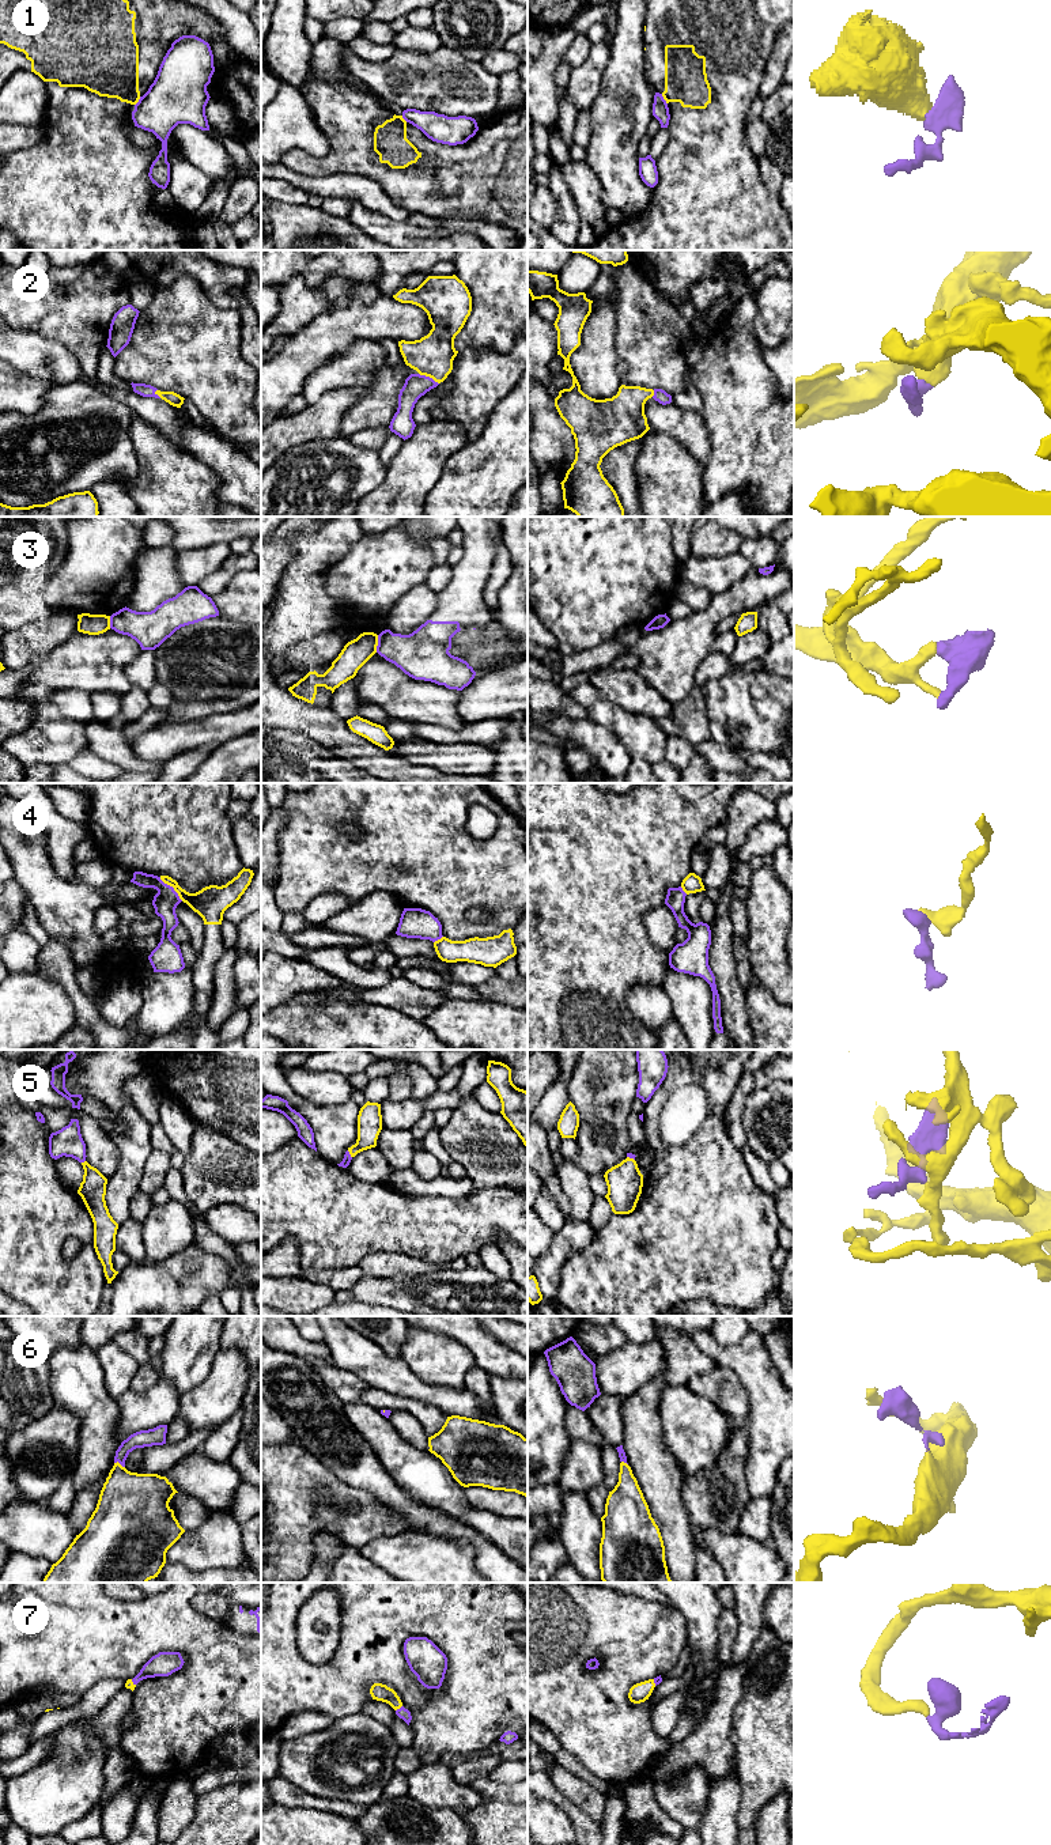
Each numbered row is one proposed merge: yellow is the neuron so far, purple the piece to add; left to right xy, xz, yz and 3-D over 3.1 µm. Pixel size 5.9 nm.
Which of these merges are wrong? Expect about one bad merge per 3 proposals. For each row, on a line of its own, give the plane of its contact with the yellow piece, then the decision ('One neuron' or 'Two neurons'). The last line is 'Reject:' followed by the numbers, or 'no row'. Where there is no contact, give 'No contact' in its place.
1: Touches yellow in yz. Two neurons
2: Touches yellow in xz. One neuron
3: Touches yellow in xz. Two neurons
4: Touches yellow in xy. Two neurons
5: Touches yellow in xz. One neuron
6: Touches yellow in xy. One neuron
7: Touches yellow in xz. One neuron
Reject: 1, 3, 4

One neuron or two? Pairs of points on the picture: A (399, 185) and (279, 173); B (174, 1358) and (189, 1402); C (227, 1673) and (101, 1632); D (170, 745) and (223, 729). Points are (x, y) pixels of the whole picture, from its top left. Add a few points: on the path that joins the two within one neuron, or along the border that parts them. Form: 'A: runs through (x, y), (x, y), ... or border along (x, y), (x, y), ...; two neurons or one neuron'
A: border along (280, 161), (288, 167), (309, 176), (340, 174); two neurons
B: border along (211, 1371), (199, 1383), (181, 1394); two neurons
C: runs through (196, 1641), (186, 1632), (132, 1632); one neuron
D: runs through (184, 736), (210, 730); one neuron

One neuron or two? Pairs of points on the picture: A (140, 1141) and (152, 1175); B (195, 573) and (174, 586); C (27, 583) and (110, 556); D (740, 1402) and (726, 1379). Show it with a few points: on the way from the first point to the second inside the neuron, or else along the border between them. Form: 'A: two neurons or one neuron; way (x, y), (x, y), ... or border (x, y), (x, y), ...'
A: two neurons; border (152, 1149), (144, 1165), (139, 1190)
B: two neurons; border (178, 551), (177, 578), (184, 588), (158, 605)
C: one neuron; way (44, 600), (53, 600), (89, 578)
D: one neuron; way (734, 1397), (726, 1388), (726, 1384)

